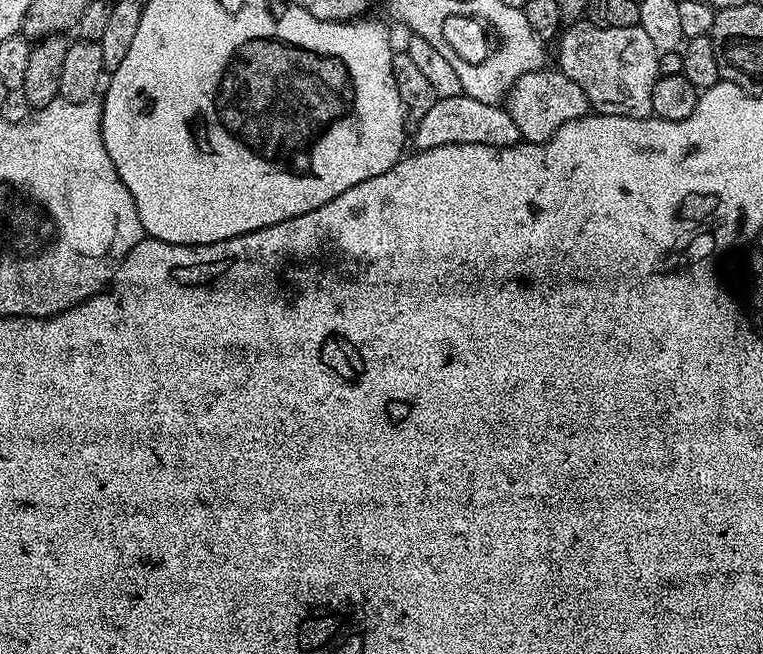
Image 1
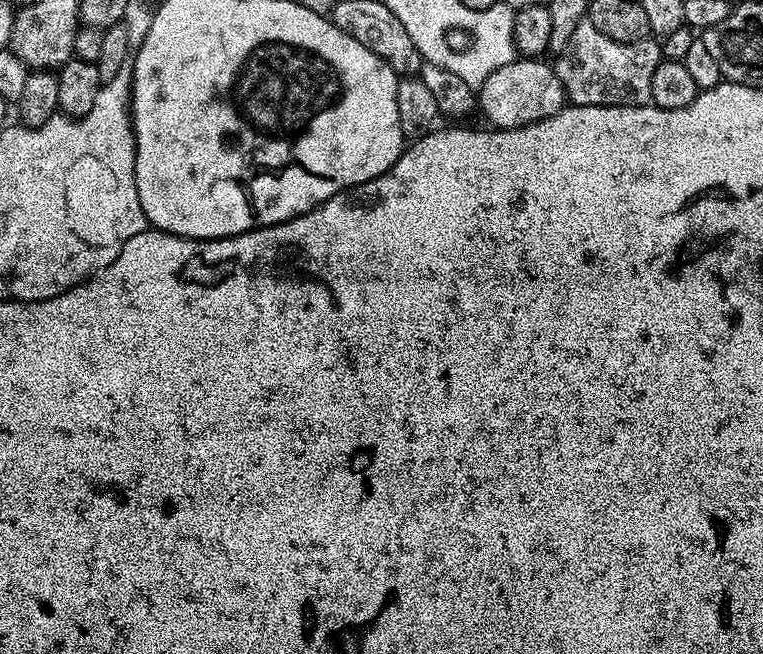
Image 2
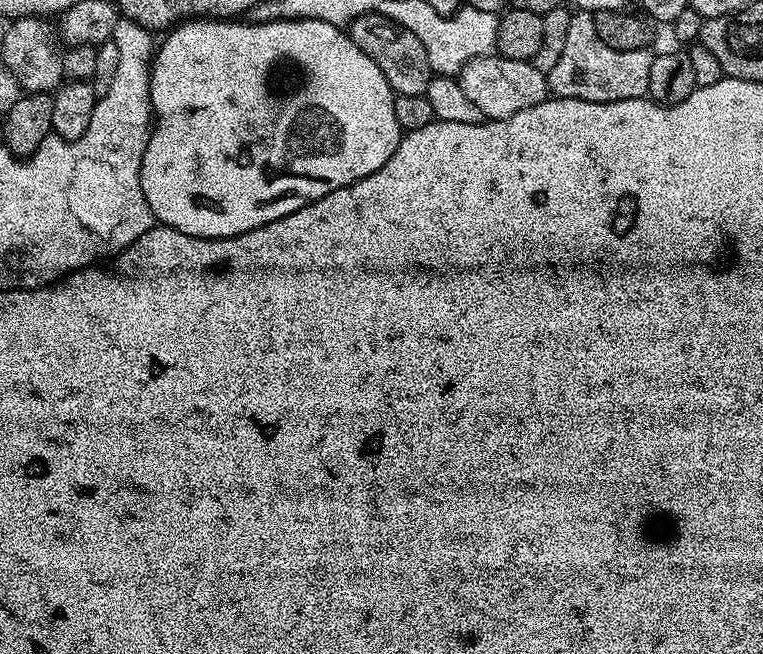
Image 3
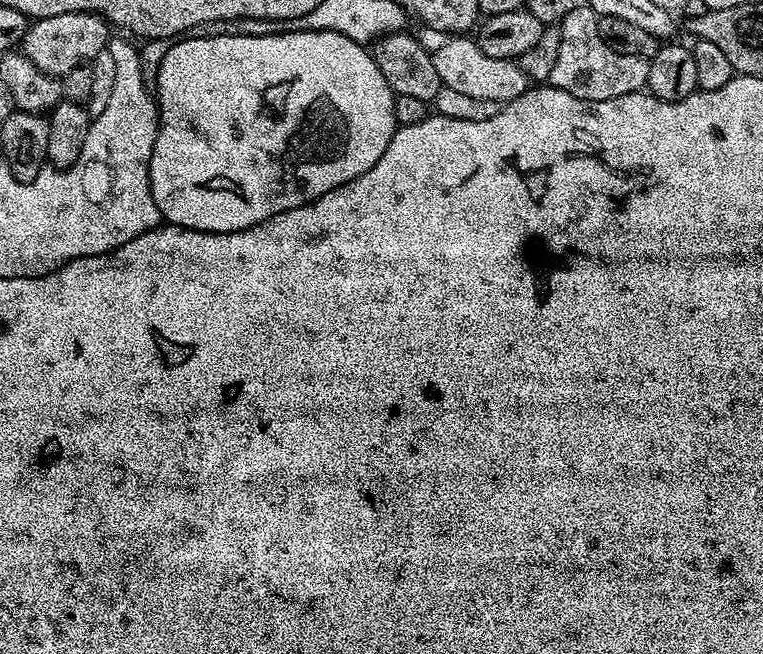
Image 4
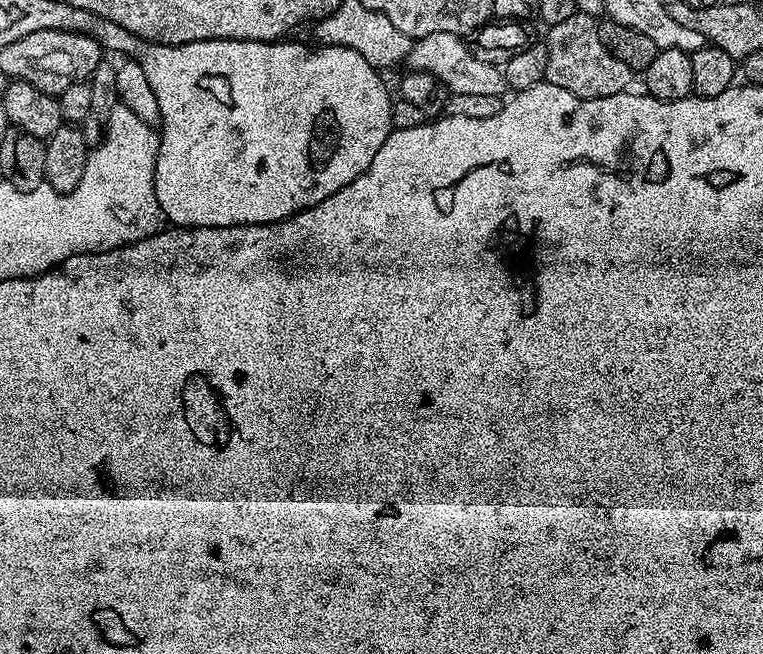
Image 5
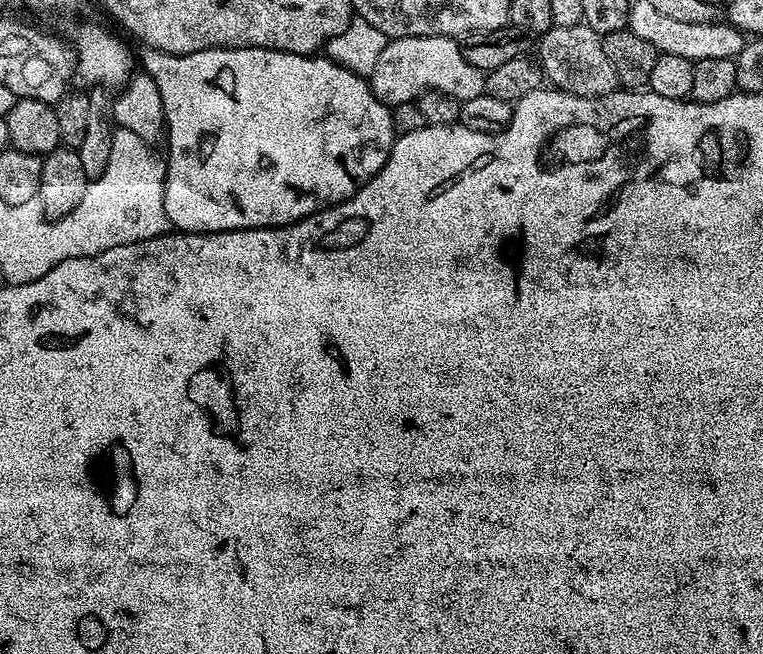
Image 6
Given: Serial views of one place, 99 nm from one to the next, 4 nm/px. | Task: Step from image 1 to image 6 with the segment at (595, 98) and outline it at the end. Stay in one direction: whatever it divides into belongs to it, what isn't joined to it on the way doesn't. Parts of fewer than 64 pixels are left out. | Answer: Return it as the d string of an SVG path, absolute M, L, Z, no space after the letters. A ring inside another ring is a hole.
M588 24L553 26L539 37L538 42L540 71L551 87L575 96L593 98L617 91L618 81L614 74L614 66L610 66L610 61L606 59L606 50L602 50L602 37L600 33L590 30Z

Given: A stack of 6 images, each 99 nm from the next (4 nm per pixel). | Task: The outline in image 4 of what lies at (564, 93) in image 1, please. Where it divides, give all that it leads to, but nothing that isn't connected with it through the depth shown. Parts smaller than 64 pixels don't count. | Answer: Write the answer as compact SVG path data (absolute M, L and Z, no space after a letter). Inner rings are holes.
M456 34L445 39L444 45L432 52L432 61L438 70L438 78L443 87L459 90L461 94L466 94L470 98L486 98L503 106L517 100L530 87L528 75L517 61L490 58L490 54L482 54L475 39L464 34Z

